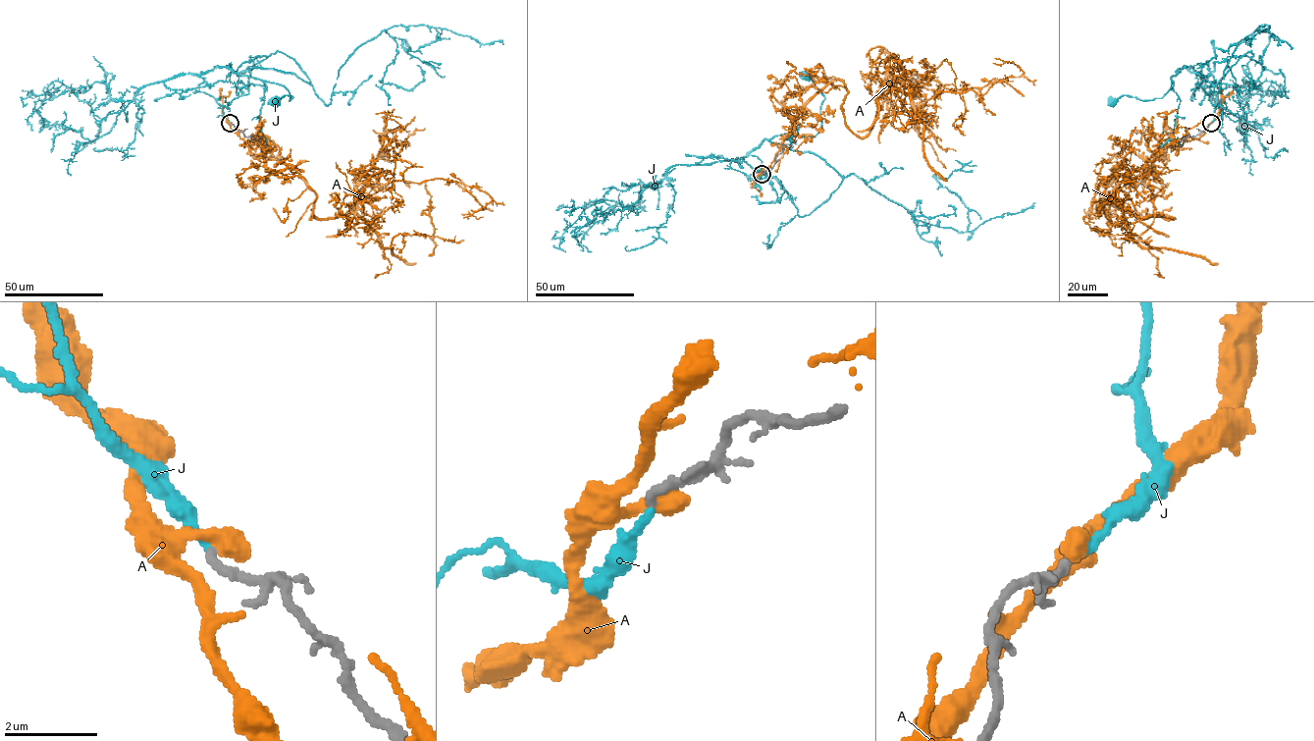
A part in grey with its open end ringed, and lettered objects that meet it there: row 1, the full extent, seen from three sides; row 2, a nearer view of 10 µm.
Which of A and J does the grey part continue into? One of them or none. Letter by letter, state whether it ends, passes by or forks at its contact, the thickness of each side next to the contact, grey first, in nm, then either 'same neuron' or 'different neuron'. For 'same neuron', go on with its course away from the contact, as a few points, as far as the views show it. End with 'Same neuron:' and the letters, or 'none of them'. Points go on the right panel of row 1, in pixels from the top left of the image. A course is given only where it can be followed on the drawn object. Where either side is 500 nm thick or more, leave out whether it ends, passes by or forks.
A: it ends; calibres 200 and 440 nm; different neuron
J: it ends; calibres 190 and 180 nm; same neuron; course (1211, 123), (1215, 102), (1191, 67), (1178, 69), (1171, 78), (1174, 85), (1161, 97), (1123, 95), (1109, 100)
Same neuron: J

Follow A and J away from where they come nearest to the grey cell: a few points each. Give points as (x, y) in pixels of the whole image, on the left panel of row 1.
A: (230, 123), (272, 172), (303, 179), (310, 219), (346, 217), (364, 183), (438, 178), (485, 191), (482, 217)
J: (230, 123), (216, 100), (199, 90), (198, 75), (232, 69), (283, 85), (292, 97), (273, 100)

